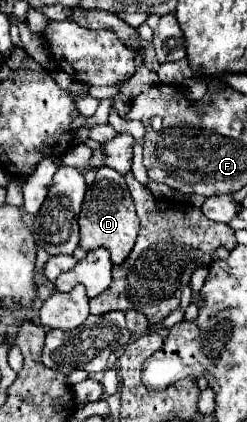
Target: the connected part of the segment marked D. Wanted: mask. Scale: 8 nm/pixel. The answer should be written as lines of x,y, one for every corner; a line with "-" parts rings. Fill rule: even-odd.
101,167
97,171
97,177
89,185
89,189
85,193
85,201
81,205
79,227
81,227
81,243
79,245
85,251
91,251
91,249
103,245
109,249
111,261
115,265
123,263
125,257
131,253
135,239
137,239
137,231
139,231
139,217
135,213
135,203
127,189
125,177
119,175
115,169

